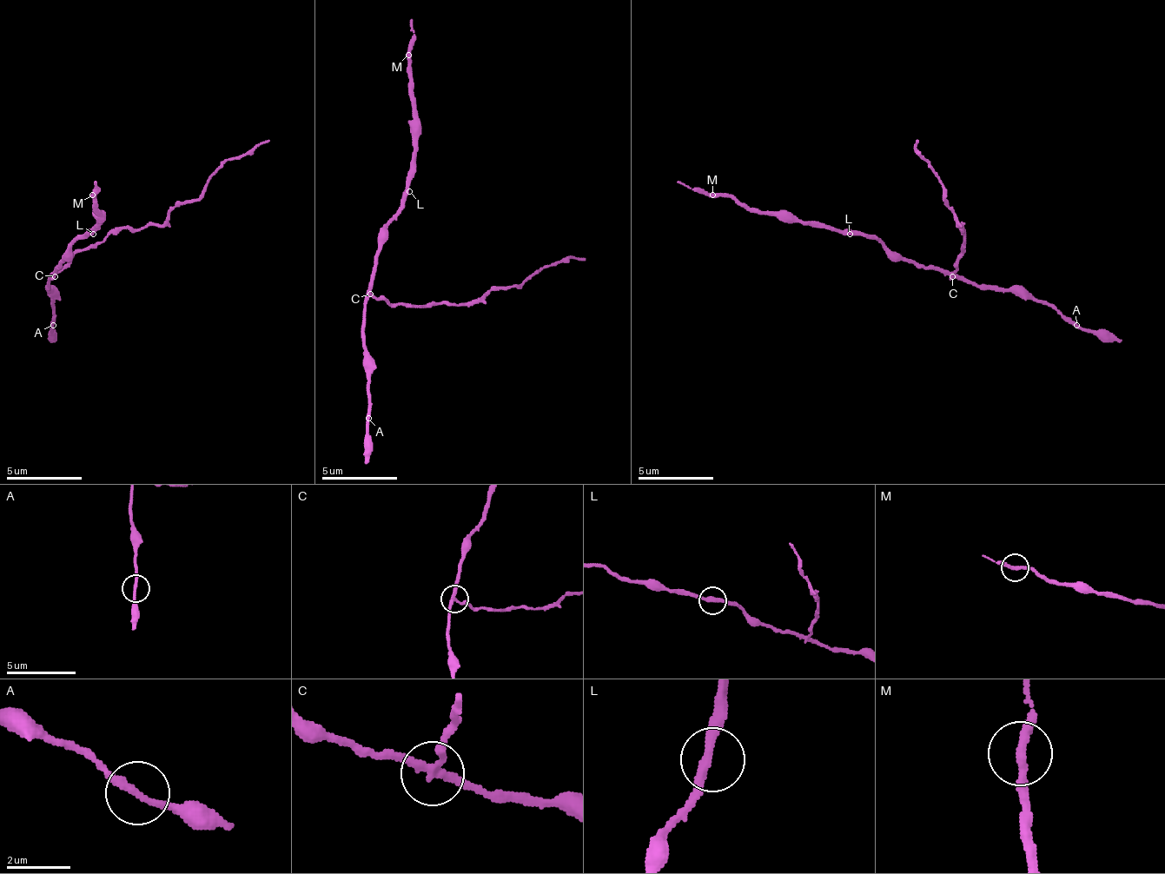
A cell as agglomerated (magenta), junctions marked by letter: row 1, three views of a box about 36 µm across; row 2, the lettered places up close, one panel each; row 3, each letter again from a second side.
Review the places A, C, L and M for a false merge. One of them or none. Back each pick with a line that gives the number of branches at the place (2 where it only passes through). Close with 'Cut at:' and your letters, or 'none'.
C: Branches: 3
Cut at: C

